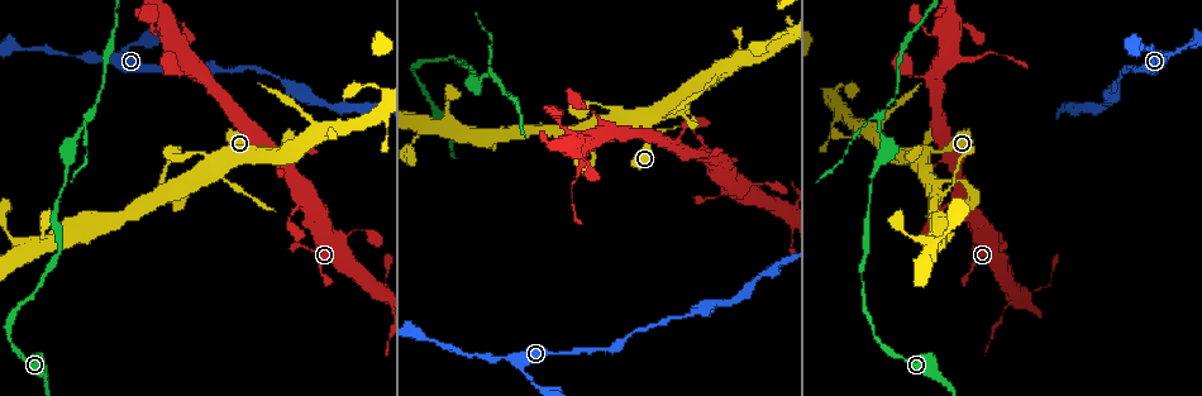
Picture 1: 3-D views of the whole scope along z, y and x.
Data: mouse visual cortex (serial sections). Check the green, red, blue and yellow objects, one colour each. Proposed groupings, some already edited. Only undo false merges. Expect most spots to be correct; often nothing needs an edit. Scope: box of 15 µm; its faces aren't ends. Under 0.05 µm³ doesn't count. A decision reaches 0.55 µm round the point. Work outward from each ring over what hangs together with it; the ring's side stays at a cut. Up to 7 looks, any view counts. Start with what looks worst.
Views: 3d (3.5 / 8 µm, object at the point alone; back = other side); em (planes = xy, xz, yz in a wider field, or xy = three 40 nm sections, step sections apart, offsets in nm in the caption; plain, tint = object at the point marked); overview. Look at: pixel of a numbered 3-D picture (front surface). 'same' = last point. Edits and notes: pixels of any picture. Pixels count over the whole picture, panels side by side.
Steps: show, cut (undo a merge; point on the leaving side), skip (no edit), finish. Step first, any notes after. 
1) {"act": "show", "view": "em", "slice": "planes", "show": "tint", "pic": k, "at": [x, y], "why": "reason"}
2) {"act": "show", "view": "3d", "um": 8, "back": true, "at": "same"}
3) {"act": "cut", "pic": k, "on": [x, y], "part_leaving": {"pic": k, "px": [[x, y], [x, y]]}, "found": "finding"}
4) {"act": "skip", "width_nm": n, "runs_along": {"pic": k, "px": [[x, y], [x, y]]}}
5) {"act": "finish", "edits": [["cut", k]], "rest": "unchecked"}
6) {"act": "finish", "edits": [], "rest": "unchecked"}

{"act": "show", "view": "3d", "um": 8, "pic": 1, "at": [491, 76], "why": "a fork"}

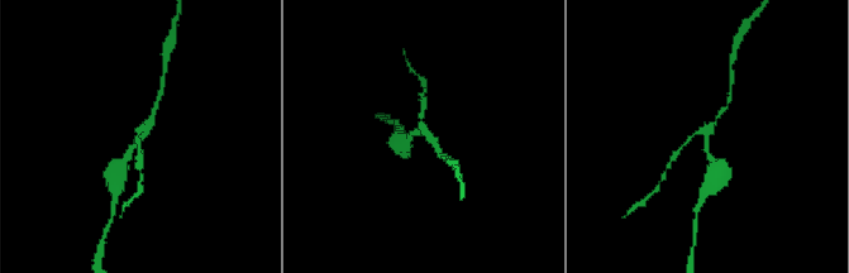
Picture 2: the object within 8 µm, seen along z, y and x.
{"act": "show", "view": "em", "slice": "xy", "step": 1, "show": "tint", "pic": 2, "at": [144, 135], "arms": 3, "arm_widths_nm": [150, 150, 200]}

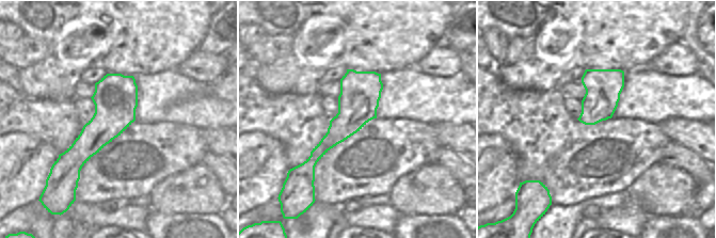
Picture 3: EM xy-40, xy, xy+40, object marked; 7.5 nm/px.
{"act": "skip", "runs_along": {"pic": 3, "px": [[378, 76], [305, 167]]}, "found": "all the same cell"}

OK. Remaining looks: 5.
{"act": "show", "view": "em", "slice": "xy", "step": 2, "show": "tint", "pic": 1, "at": [956, 59], "why": "sharp bend"}

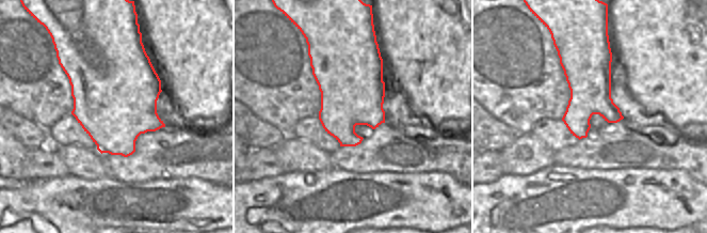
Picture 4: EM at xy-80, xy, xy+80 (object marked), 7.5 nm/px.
{"act": "show", "view": "3d", "um": 3.5, "back": true, "at": "same", "why": "see where the arms go"}

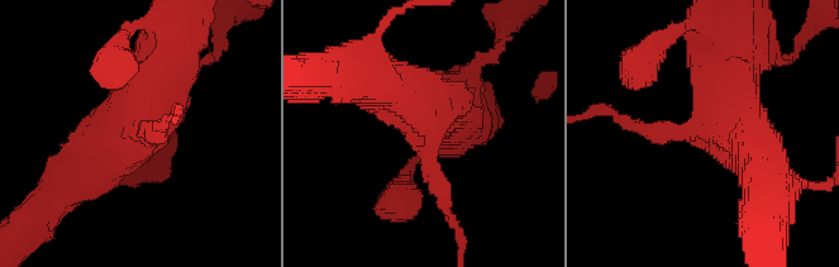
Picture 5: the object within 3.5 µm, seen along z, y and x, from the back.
{"act": "skip", "width_nm": 480, "runs_along": {"pic": 5, "px": [[76, 177], [138, 123], [170, 41]]}, "found": "continuous, no second cell"}

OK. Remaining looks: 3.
{"act": "show", "view": "3d", "um": 8, "pic": 1, "at": [720, 71], "why": "three-way junction"}

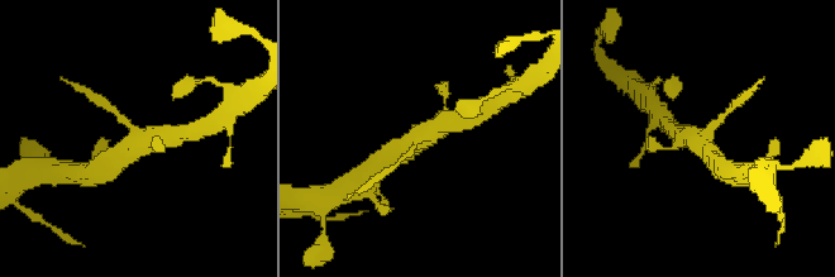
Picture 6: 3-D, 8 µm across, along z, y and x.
{"act": "show", "view": "3d", "um": 3.5, "pic": 6, "at": [420, 142], "why": "closer look"}

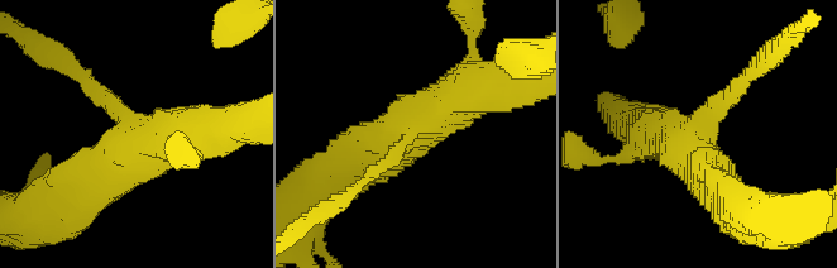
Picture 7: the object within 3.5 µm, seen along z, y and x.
{"act": "show", "view": "em", "slice": "planes", "show": "tint", "pic": 7, "at": [126, 131], "arms": 3, "arm_widths_nm": [200, 500, 600], "why": "now the EM"}

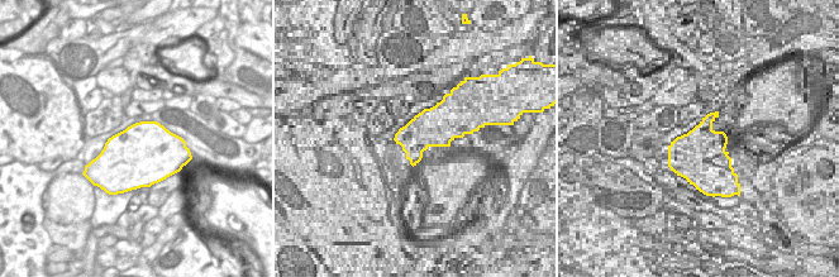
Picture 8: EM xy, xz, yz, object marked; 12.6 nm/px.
{"act": "skip", "runs_along": {"pic": 7, "px": [[359, 166], [421, 116], [492, 87]]}, "found": "continuous, no second cell"}

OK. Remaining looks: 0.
{"act": "finish", "edits": [], "rest": "unchecked"}

